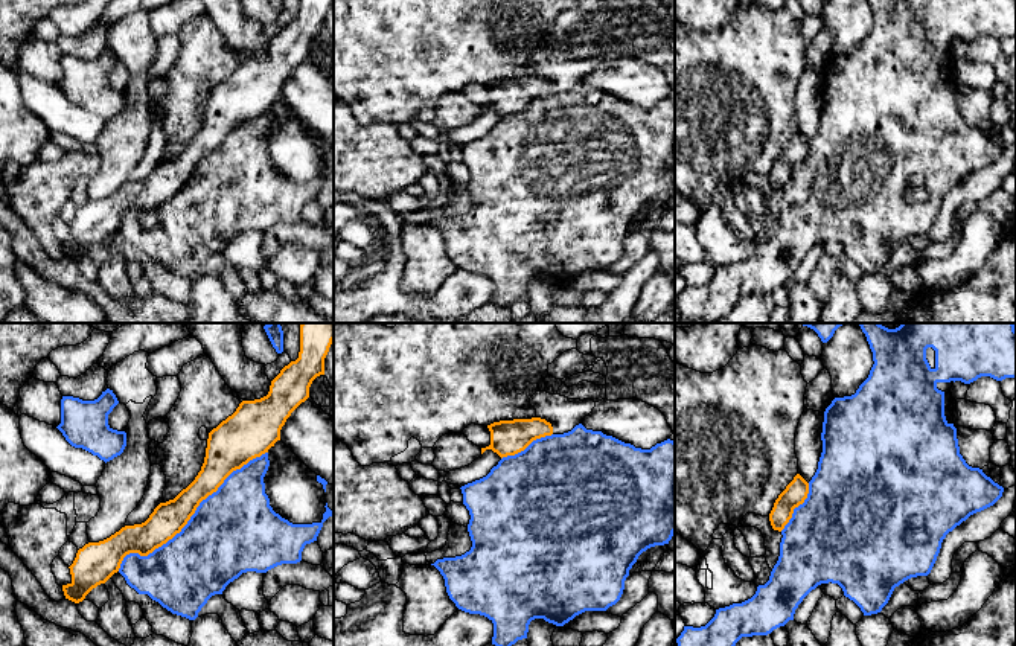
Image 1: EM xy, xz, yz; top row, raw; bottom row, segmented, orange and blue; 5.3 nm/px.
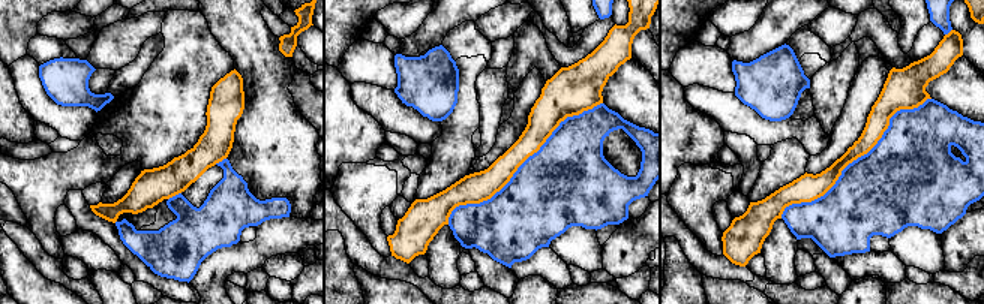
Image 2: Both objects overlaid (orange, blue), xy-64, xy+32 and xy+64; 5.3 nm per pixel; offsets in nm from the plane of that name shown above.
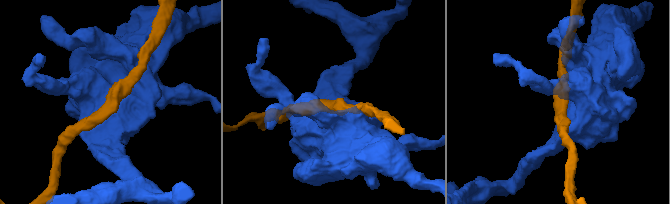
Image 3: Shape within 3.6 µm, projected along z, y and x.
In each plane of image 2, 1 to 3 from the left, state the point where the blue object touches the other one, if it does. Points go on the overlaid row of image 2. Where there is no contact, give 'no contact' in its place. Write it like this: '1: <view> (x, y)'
1: xy-64 (174, 195)
2: xy+32 (521, 163)
3: xy+64 (855, 159)

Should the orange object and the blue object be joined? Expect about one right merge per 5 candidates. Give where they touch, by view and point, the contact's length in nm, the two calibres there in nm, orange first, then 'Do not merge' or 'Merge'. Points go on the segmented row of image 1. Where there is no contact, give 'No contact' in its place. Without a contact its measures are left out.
Touches orange at xy (191, 515). Shared border 1000 nm. Thickness 180 nm (orange) against 460 nm. Do not merge

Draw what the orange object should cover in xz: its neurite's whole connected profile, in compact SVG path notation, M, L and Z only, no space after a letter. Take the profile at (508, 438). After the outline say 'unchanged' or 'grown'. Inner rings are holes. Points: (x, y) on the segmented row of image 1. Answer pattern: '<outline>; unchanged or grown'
M541 417L500 421L487 425L490 431L490 445L481 448L492 449L501 459L524 451L533 440L551 436L553 427Z; unchanged

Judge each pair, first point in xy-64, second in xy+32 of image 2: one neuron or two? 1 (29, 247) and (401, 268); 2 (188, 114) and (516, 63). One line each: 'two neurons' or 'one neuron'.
1: one neuron
2: one neuron

